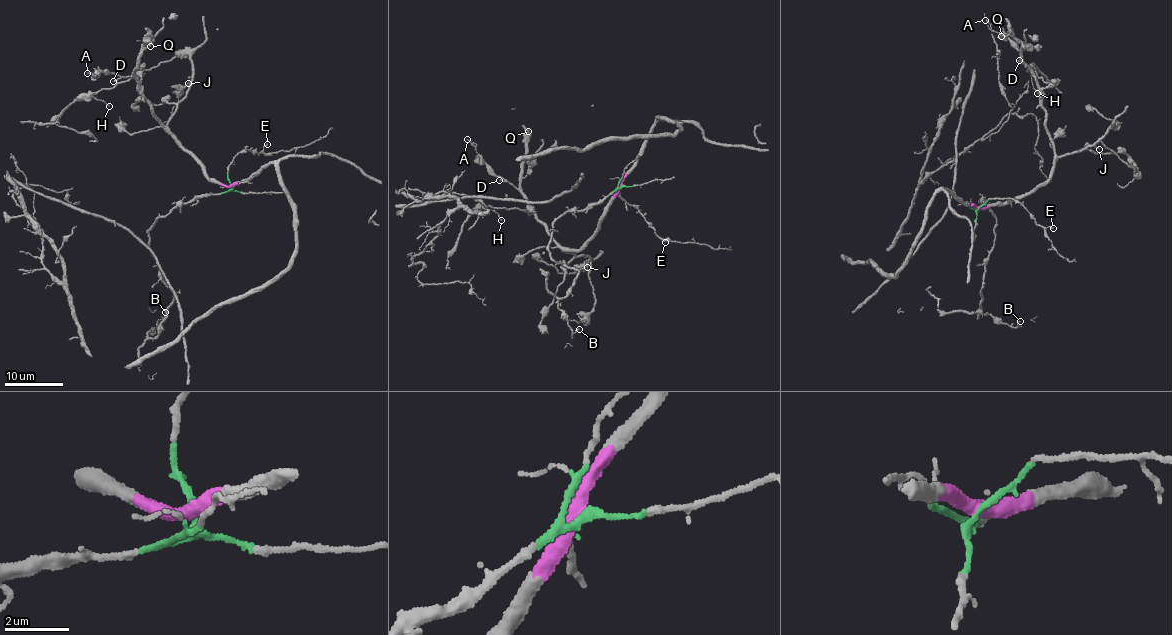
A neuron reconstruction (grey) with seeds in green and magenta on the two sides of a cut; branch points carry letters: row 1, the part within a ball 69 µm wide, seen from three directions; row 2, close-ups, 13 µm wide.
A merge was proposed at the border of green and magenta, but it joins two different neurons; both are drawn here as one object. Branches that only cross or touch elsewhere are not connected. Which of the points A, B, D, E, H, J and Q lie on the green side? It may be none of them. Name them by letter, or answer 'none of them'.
B, E

